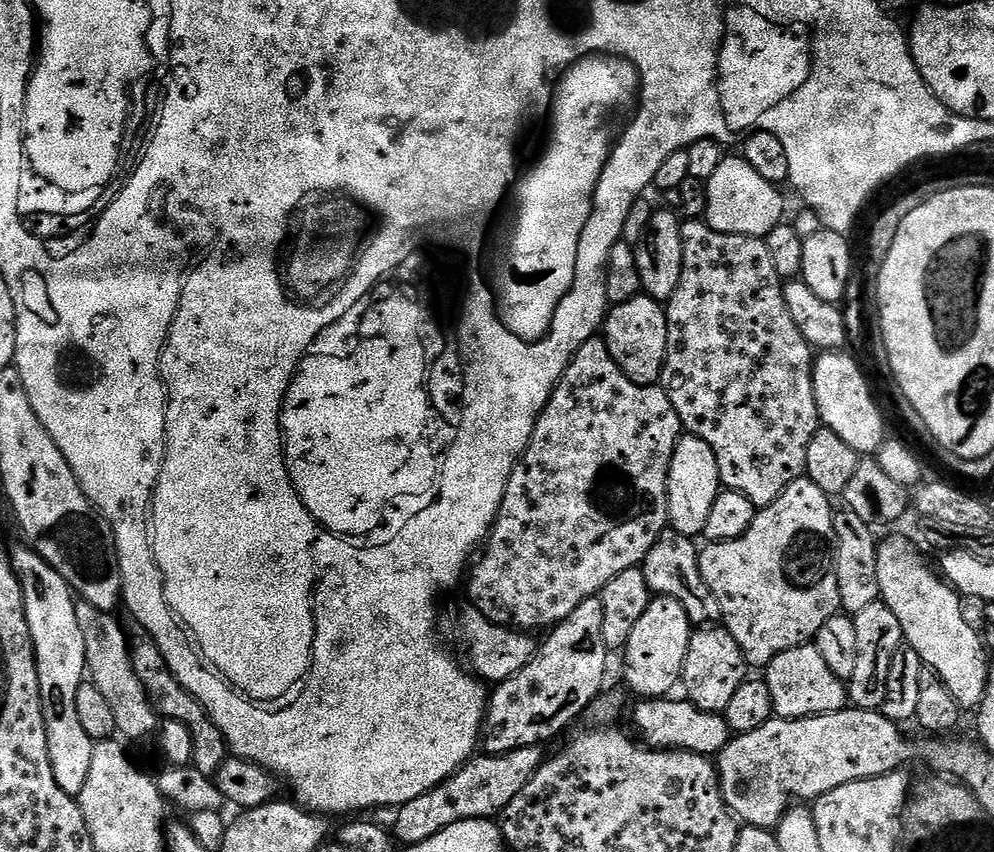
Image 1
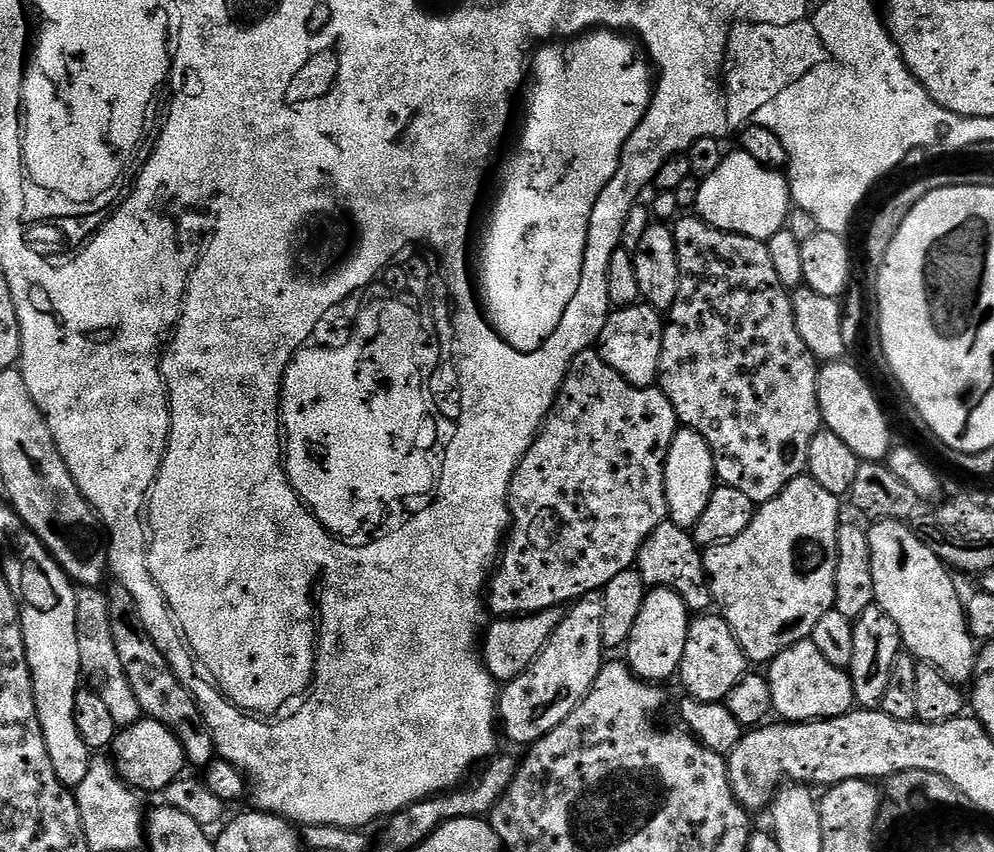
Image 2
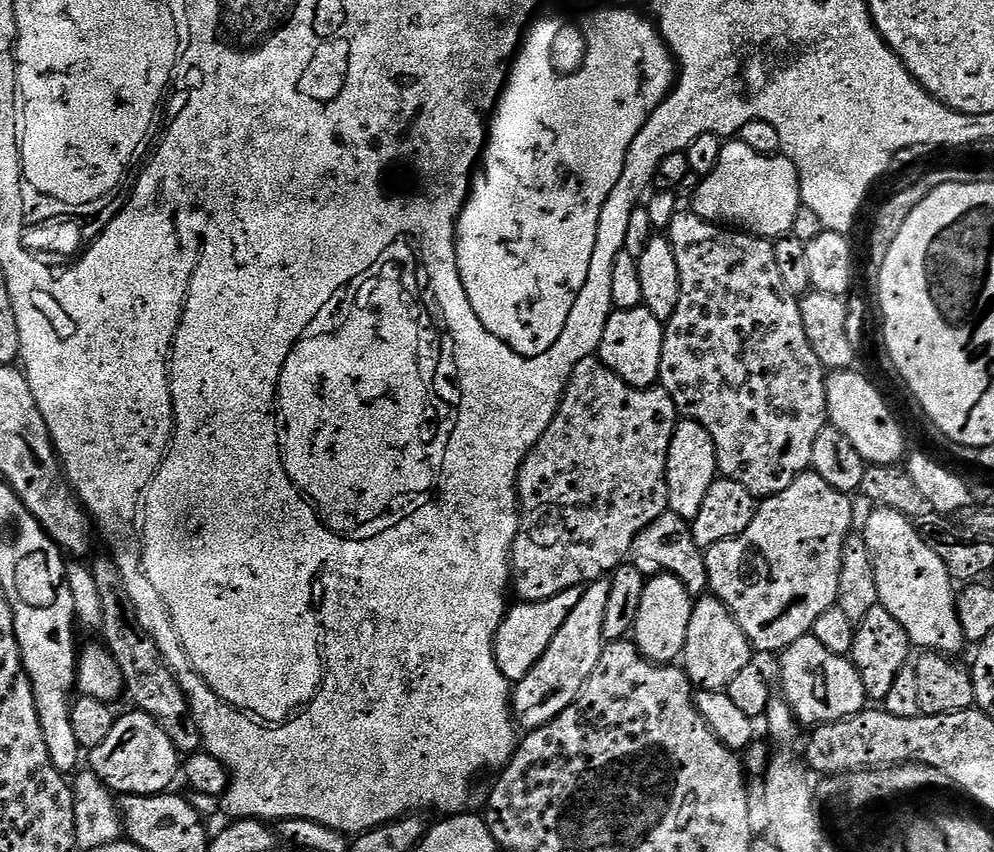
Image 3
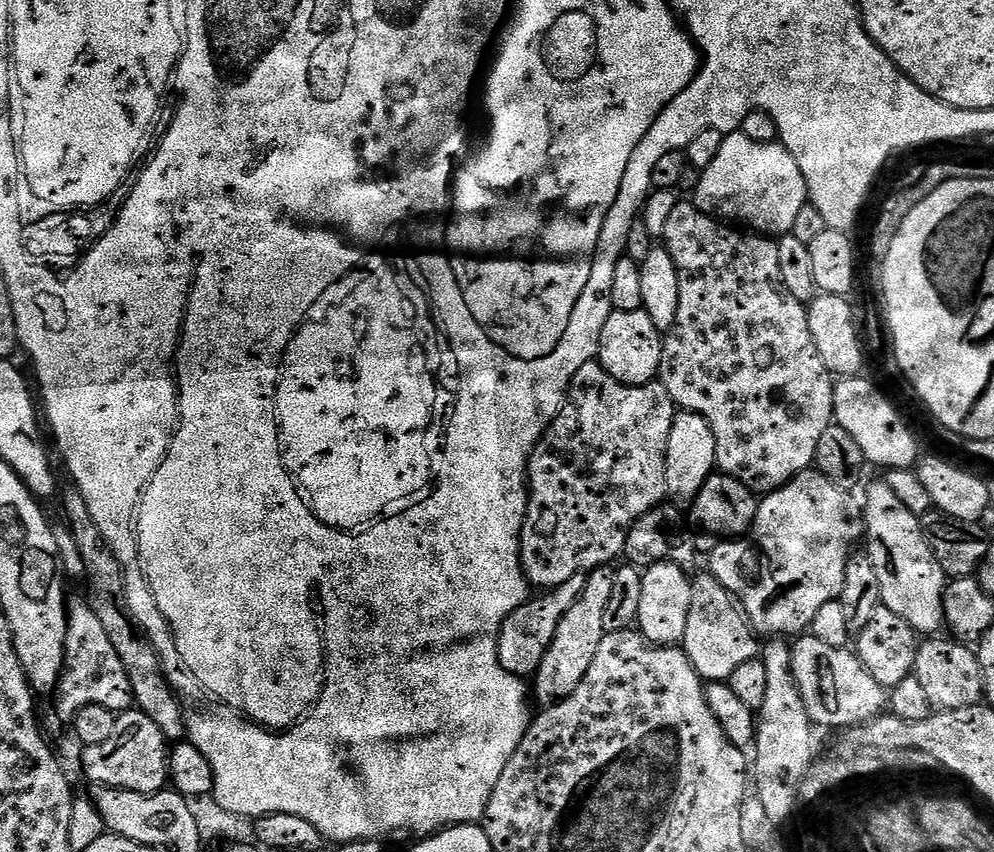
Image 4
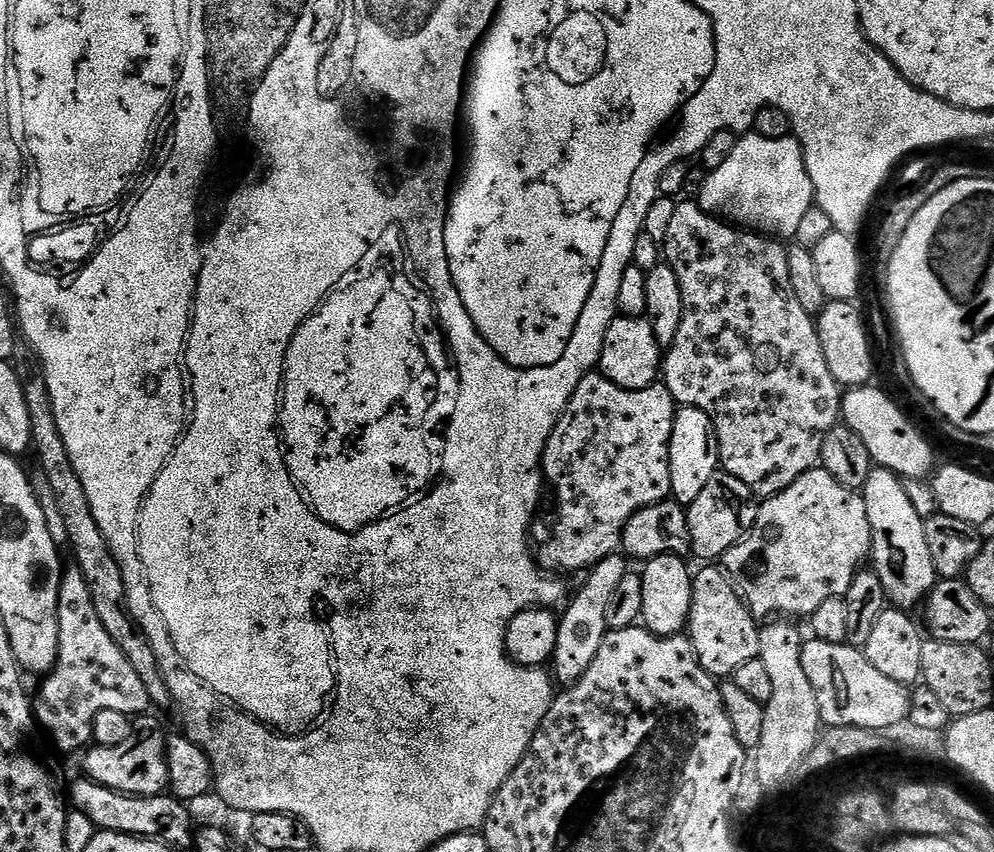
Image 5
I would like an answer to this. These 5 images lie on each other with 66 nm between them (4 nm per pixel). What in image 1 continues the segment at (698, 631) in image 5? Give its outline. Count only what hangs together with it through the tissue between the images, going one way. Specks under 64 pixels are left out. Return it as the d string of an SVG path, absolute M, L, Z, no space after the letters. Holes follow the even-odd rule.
M704 626L693 631L682 677L683 695L691 704L702 712L722 714L726 710L730 697L738 691L738 686L746 678L744 655L740 652L738 642L723 626ZM717 627L717 628L716 628Z

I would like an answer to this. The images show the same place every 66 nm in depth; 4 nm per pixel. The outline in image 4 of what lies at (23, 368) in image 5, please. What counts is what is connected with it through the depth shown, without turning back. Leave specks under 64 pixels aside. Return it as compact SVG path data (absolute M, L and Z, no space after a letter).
M68 486L64 492L64 512L66 523L73 534L75 545L78 546L79 553L82 554L83 565L85 566L85 576L83 583L88 584L86 599L88 604L98 614L98 622L106 629L114 650L118 654L118 659L122 661L122 666L126 669L126 678L130 678L130 688L135 707L158 730L162 730L164 739L169 742L180 742L185 739L184 730L184 706L176 691L170 686L166 674L162 670L162 662L150 646L150 642L144 637L144 631L132 621L132 615L126 602L126 586L124 585L124 571L114 558L106 538L98 531L98 526L94 526L94 518L90 518L90 509L86 507L86 498L82 498L79 487Z

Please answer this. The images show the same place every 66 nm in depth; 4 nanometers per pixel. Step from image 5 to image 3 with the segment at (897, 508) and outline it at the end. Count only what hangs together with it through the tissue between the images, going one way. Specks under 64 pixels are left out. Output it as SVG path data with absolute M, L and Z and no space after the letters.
M879 506L871 511L862 535L866 546L870 546L870 558L874 562L879 604L898 618L908 640L917 649L941 654L962 651L966 641L956 613L957 593L954 588L952 592L954 581L946 570L946 562L930 550L928 543L920 537L919 527L909 517L898 514L898 510Z

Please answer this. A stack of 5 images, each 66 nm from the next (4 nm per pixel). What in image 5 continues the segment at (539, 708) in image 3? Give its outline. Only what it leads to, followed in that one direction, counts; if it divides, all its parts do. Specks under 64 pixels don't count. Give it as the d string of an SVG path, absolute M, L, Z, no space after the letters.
M613 554L602 558L587 569L585 576L588 577L585 578L584 585L577 590L572 601L567 601L568 609L564 616L562 612L558 620L558 642L550 661L551 671L559 683L561 680L561 685L575 684L582 678L582 674L586 674L586 670L590 670L590 662L594 662L594 654L598 654L602 638L610 631L606 622L606 605L629 568L629 561L623 555Z

